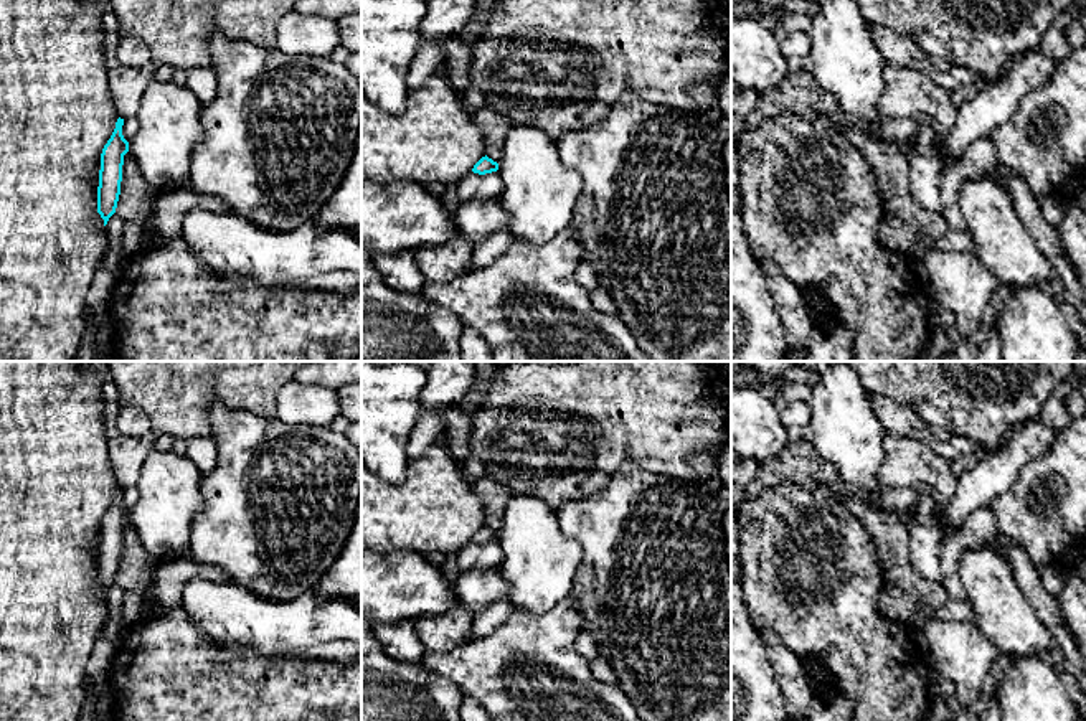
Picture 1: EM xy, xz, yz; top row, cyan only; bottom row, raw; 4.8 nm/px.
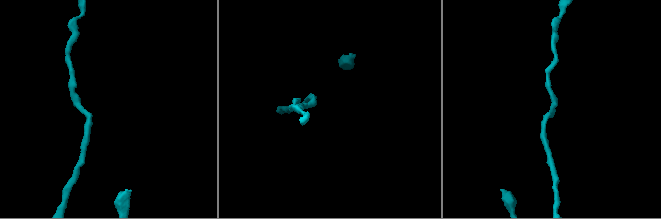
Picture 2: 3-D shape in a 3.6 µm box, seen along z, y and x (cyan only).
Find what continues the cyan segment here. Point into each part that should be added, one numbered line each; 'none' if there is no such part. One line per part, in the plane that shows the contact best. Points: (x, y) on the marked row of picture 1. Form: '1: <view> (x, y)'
none

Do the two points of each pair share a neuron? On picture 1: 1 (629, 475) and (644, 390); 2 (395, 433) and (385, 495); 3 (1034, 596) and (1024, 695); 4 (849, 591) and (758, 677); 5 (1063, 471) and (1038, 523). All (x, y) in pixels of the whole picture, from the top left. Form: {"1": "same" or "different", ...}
{"1": "different", "2": "different", "3": "different", "4": "different", "5": "same"}

